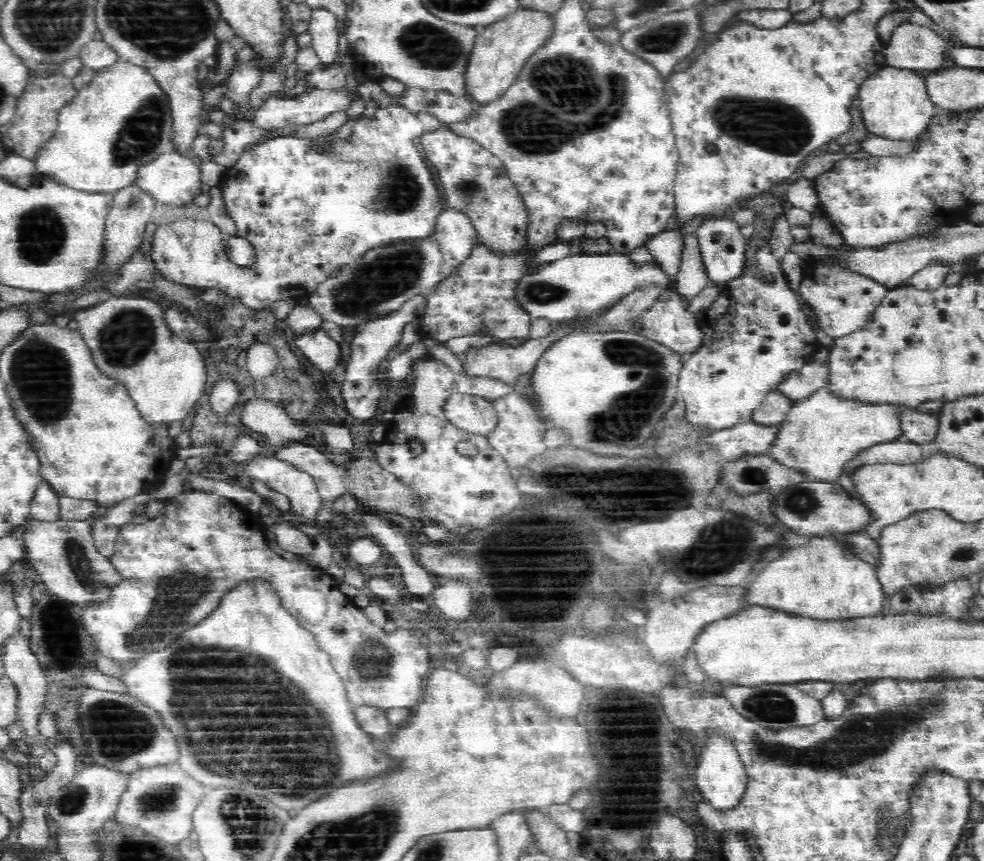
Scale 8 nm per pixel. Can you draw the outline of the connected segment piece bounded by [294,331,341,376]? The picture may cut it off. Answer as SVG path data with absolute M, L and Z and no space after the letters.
M325 331L296 335L294 344L308 361L318 366L323 374L327 373L327 376L330 369L341 360L340 345L330 339Z

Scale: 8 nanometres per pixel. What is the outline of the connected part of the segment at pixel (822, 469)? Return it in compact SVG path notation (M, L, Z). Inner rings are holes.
M827 389L818 390L808 398L795 401L780 424L782 433L776 446L768 454L786 466L812 473L814 480L836 482L841 468L858 451L901 441L905 411L902 405L867 403L838 397Z

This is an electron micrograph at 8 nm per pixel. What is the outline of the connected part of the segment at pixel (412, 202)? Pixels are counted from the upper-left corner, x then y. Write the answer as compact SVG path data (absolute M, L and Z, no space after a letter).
M400 107L394 109L383 109L377 111L376 120L362 120L355 122L353 134L348 140L337 140L334 146L328 150L328 154L320 154L312 149L310 138L298 139L294 136L277 136L270 138L264 144L256 144L243 152L240 158L226 169L222 177L220 186L222 187L222 199L229 217L235 222L237 237L247 240L255 249L256 257L254 266L242 268L234 266L228 258L225 246L225 237L208 220L182 220L180 222L157 227L153 235L152 254L154 261L157 262L158 269L162 271L162 276L172 282L182 283L186 286L200 287L203 290L217 286L224 290L228 296L240 298L244 304L251 308L258 309L269 307L274 302L281 300L294 299L296 301L306 298L325 278L332 276L342 265L355 261L370 249L389 247L396 244L412 244L413 242L428 241L437 232L438 218L444 212L444 202L440 196L440 188L434 180L432 170L428 168L428 162L422 158L420 150L416 148L416 140L424 133L432 132L441 125L434 117L429 114L412 114Z

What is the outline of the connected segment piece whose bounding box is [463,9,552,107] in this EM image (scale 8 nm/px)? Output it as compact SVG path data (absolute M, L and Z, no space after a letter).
M519 9L502 20L479 29L467 66L463 72L465 94L484 107L497 102L517 79L524 63L549 37L552 16Z

